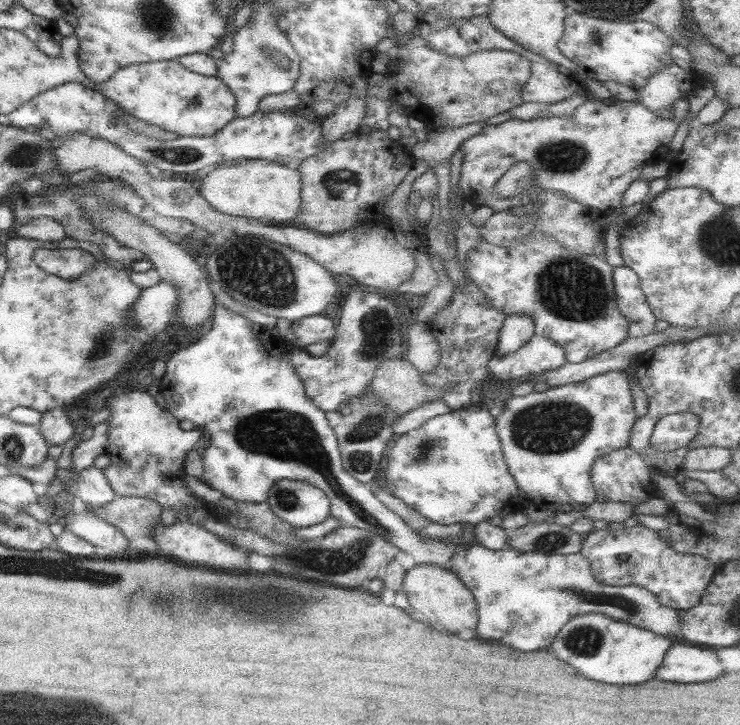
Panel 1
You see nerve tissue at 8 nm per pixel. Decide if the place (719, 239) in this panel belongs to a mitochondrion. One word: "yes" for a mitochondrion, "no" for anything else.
yes

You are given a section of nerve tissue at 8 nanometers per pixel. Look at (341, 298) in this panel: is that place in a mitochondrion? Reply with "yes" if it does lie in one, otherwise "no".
no

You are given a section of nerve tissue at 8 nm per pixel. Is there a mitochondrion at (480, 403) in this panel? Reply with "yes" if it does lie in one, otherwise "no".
no

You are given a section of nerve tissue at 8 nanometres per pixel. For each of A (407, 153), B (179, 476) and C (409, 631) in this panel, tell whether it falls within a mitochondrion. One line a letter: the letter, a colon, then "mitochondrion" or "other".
A: other
B: other
C: other

